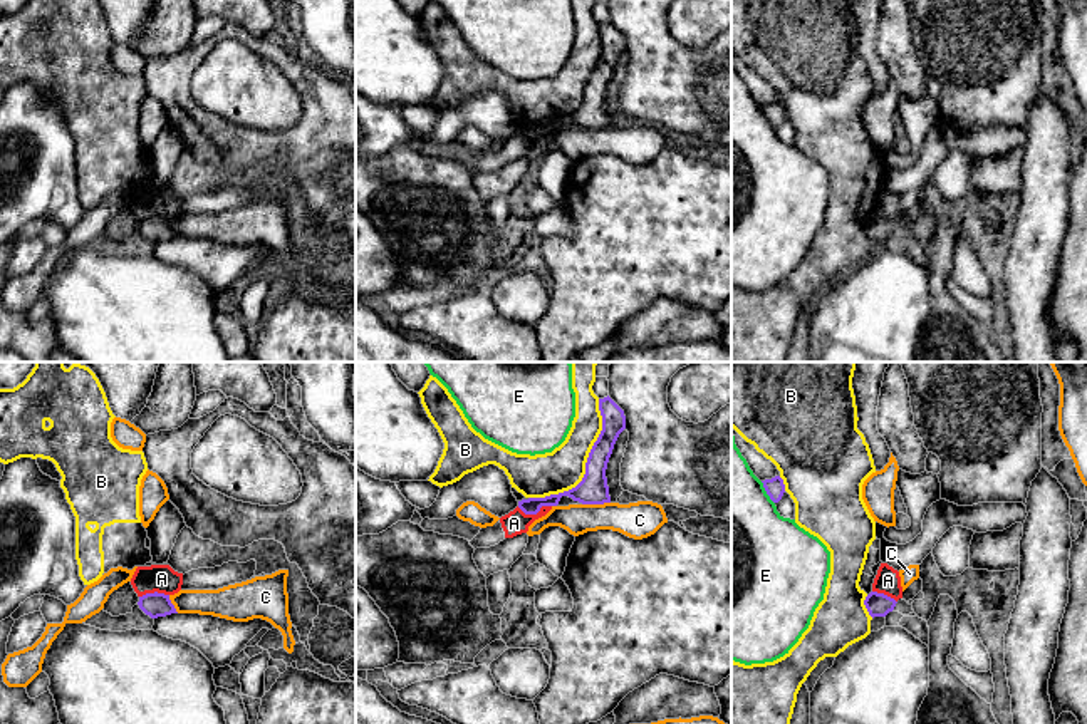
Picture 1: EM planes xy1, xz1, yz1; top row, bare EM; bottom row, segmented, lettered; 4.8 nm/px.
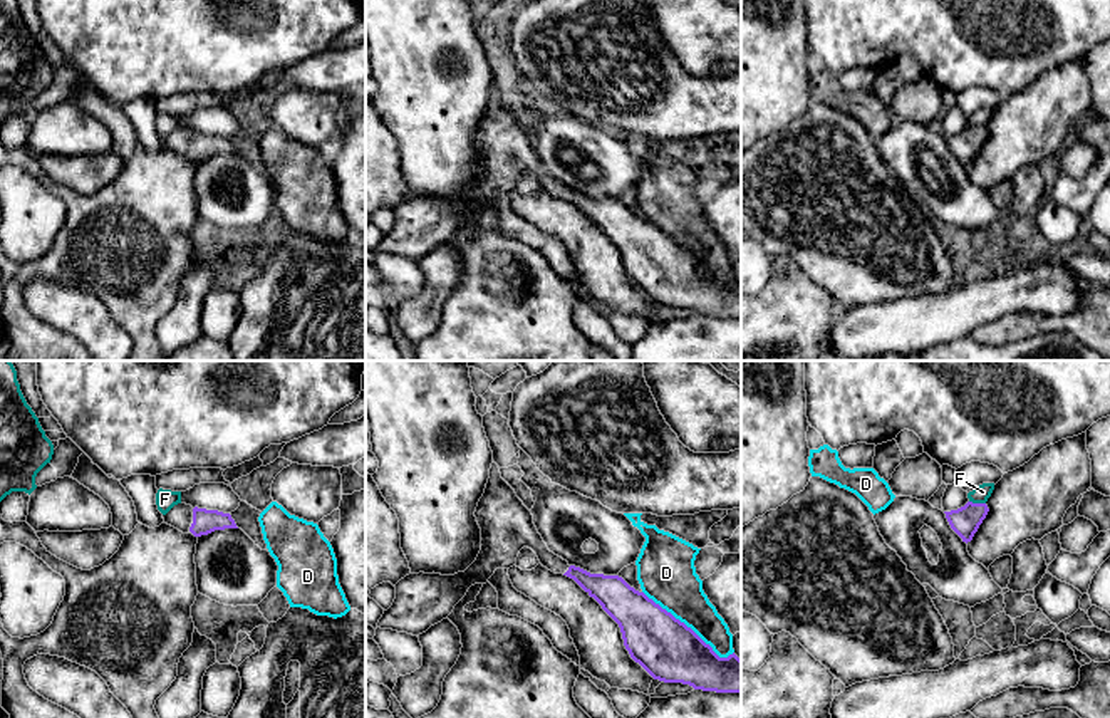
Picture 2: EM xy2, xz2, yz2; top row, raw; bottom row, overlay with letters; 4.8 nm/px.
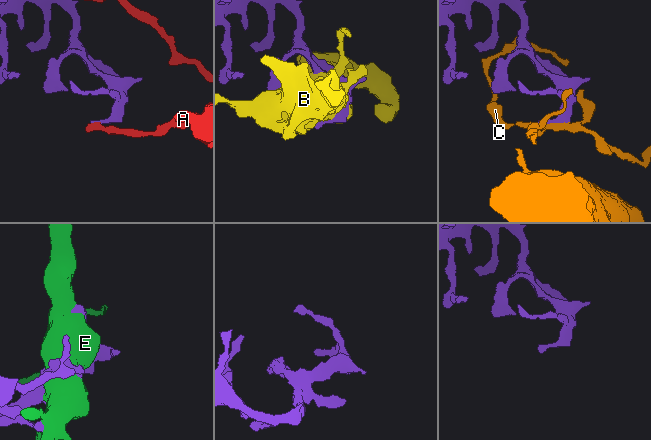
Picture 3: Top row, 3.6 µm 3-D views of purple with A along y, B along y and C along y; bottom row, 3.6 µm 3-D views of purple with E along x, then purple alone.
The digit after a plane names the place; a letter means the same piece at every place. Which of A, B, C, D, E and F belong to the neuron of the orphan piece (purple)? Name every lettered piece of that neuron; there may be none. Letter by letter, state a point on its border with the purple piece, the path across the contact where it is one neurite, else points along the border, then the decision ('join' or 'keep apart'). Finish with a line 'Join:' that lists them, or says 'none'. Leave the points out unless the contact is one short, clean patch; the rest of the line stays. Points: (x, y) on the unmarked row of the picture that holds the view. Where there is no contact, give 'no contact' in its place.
A: contact xz1 (534, 138); border xz1 (551, 129), (544, 129), (535, 138), (524, 138), (517, 131); keep apart
B: contact xz1 (586, 91); keep apart
C: contact xz1 (596, 128); keep apart
D: contact xz2 (686, 250); keep apart
E: contact yz1 (767, 118); keep apart
F: contact yz2 (978, 128); keep apart
Join: none

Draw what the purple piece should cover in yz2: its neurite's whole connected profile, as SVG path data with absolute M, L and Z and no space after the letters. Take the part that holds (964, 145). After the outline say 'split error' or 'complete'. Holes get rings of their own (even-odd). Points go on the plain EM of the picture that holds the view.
M967 126L964 131L944 138L951 153L967 168L973 164L988 136L986 127Z; complete

